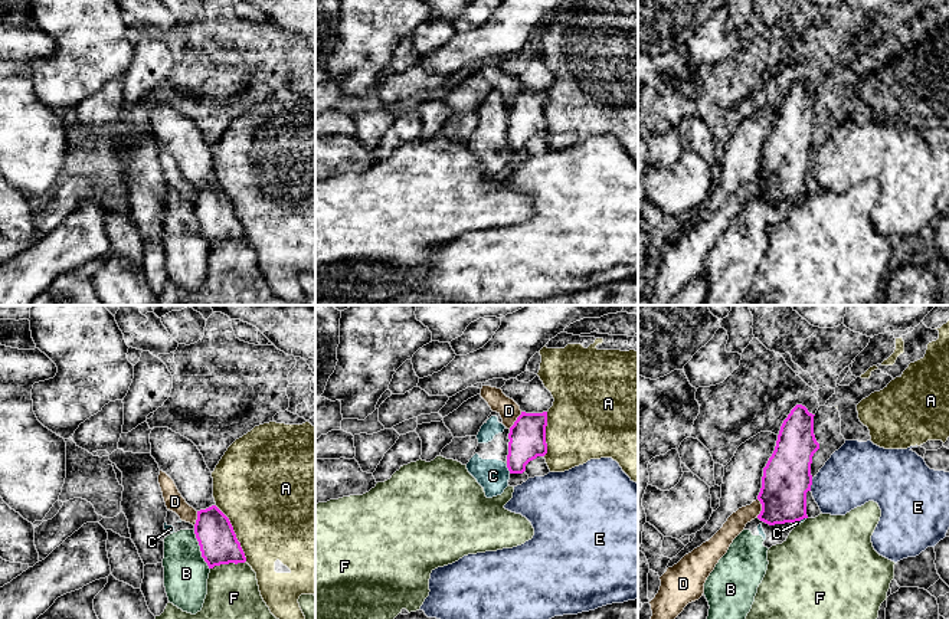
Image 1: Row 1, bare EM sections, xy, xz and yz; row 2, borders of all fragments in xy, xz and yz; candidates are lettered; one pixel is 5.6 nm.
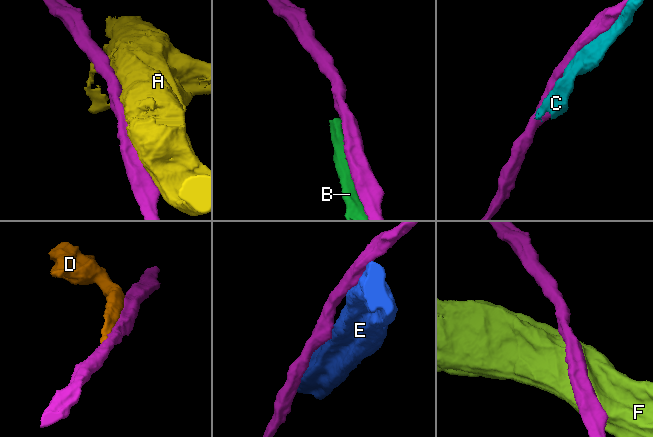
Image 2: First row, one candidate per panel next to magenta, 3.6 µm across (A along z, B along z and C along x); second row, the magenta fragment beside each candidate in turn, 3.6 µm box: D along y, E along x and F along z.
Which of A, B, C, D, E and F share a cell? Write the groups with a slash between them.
A / B C / D / E / F

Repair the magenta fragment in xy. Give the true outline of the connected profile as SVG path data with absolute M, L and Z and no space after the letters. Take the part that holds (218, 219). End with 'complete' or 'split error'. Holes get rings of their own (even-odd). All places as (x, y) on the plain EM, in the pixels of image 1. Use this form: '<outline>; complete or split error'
M216 183L197 189L194 212L209 246L246 239L229 196Z; complete

